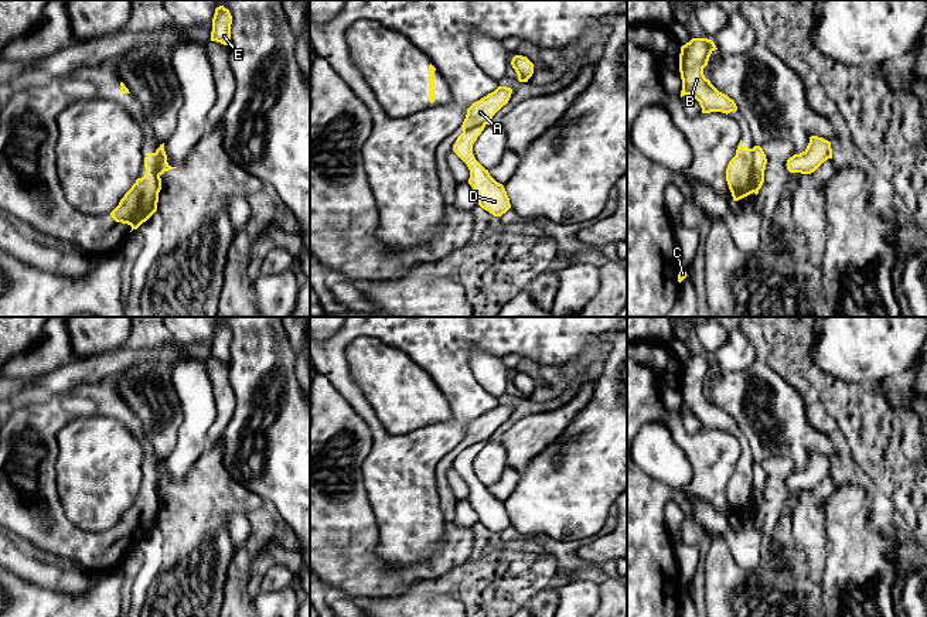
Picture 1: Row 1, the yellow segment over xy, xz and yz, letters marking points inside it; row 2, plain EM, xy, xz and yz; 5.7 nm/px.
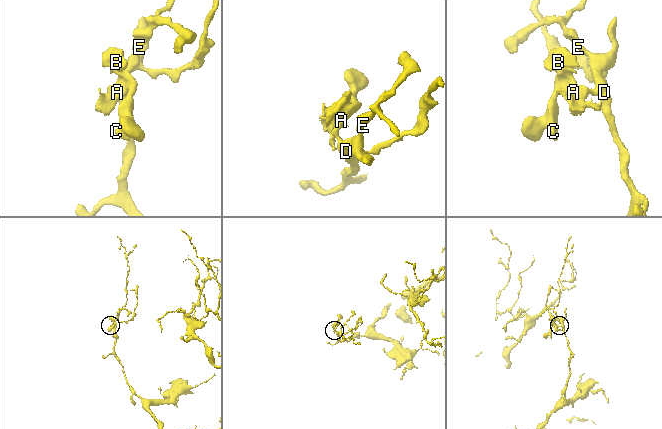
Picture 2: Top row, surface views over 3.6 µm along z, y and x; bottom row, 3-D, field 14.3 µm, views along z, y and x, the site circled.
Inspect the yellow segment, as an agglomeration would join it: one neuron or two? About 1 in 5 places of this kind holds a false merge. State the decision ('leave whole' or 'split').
split

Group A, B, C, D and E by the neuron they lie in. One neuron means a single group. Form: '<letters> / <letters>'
A B C / D E

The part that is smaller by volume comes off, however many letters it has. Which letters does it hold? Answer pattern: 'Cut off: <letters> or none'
Cut off: A, B, C

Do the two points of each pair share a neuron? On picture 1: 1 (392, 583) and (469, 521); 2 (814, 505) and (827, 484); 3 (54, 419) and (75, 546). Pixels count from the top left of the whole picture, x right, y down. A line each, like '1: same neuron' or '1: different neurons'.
1: different neurons
2: different neurons
3: same neuron

